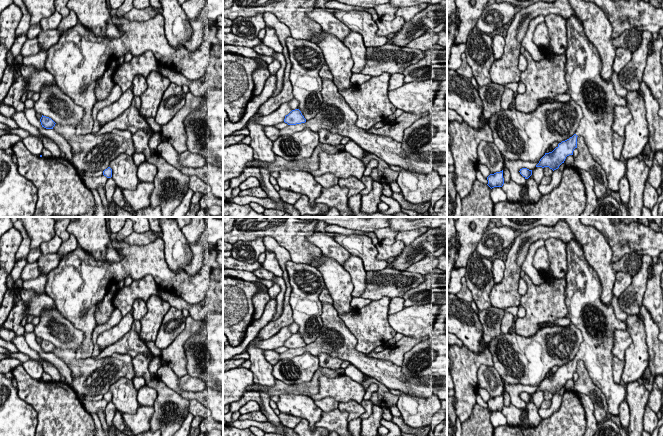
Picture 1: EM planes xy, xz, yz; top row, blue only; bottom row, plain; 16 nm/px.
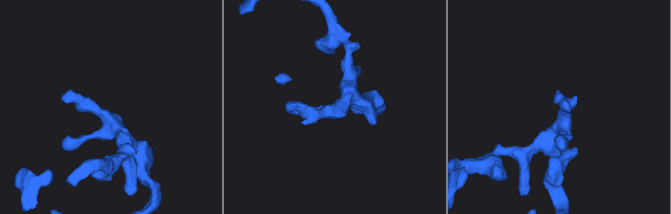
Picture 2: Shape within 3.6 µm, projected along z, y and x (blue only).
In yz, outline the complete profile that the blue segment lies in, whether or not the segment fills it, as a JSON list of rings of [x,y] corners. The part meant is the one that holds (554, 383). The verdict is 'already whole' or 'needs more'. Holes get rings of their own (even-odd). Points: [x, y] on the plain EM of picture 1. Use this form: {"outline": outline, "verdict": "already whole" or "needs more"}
{"outline": [[[571,240],[566,244],[567,252],[567,273],[565,290],[565,302],[568,310],[568,317],[571,324],[575,325],[581,332],[583,342],[575,356],[569,363],[562,365],[558,370],[540,383],[536,391],[549,391],[553,395],[558,393],[564,387],[569,379],[573,379],[573,375],[577,372],[577,361],[582,360],[585,367],[594,382],[601,389],[606,397],[608,412],[611,415],[619,415],[619,406],[626,398],[626,390],[620,384],[613,380],[613,354],[614,331],[628,330],[626,321],[616,318],[614,309],[611,305],[605,305],[601,300],[602,286],[597,273],[588,264],[580,245]]], "verdict": "needs more"}

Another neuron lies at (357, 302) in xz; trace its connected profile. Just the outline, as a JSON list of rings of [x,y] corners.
[[[352,297],[350,305],[354,309],[361,309],[364,308],[365,306],[369,305],[371,303],[371,300],[369,299],[364,299],[362,297]]]

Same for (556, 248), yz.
[[[549,238],[544,245],[548,251],[550,266],[548,271],[543,271],[541,276],[545,281],[549,278],[564,278],[567,273],[566,244],[560,239]]]

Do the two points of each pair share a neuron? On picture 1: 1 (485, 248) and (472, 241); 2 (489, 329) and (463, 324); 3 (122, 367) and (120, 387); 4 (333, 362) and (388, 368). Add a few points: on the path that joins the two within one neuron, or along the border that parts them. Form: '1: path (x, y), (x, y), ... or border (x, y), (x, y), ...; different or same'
1: border (486, 228), (475, 250); different
2: border (476, 313), (482, 326), (482, 341), (487, 344); different
3: border (131, 379), (120, 377), (108, 390); different
4: border (319, 354), (326, 353), (344, 360); different

